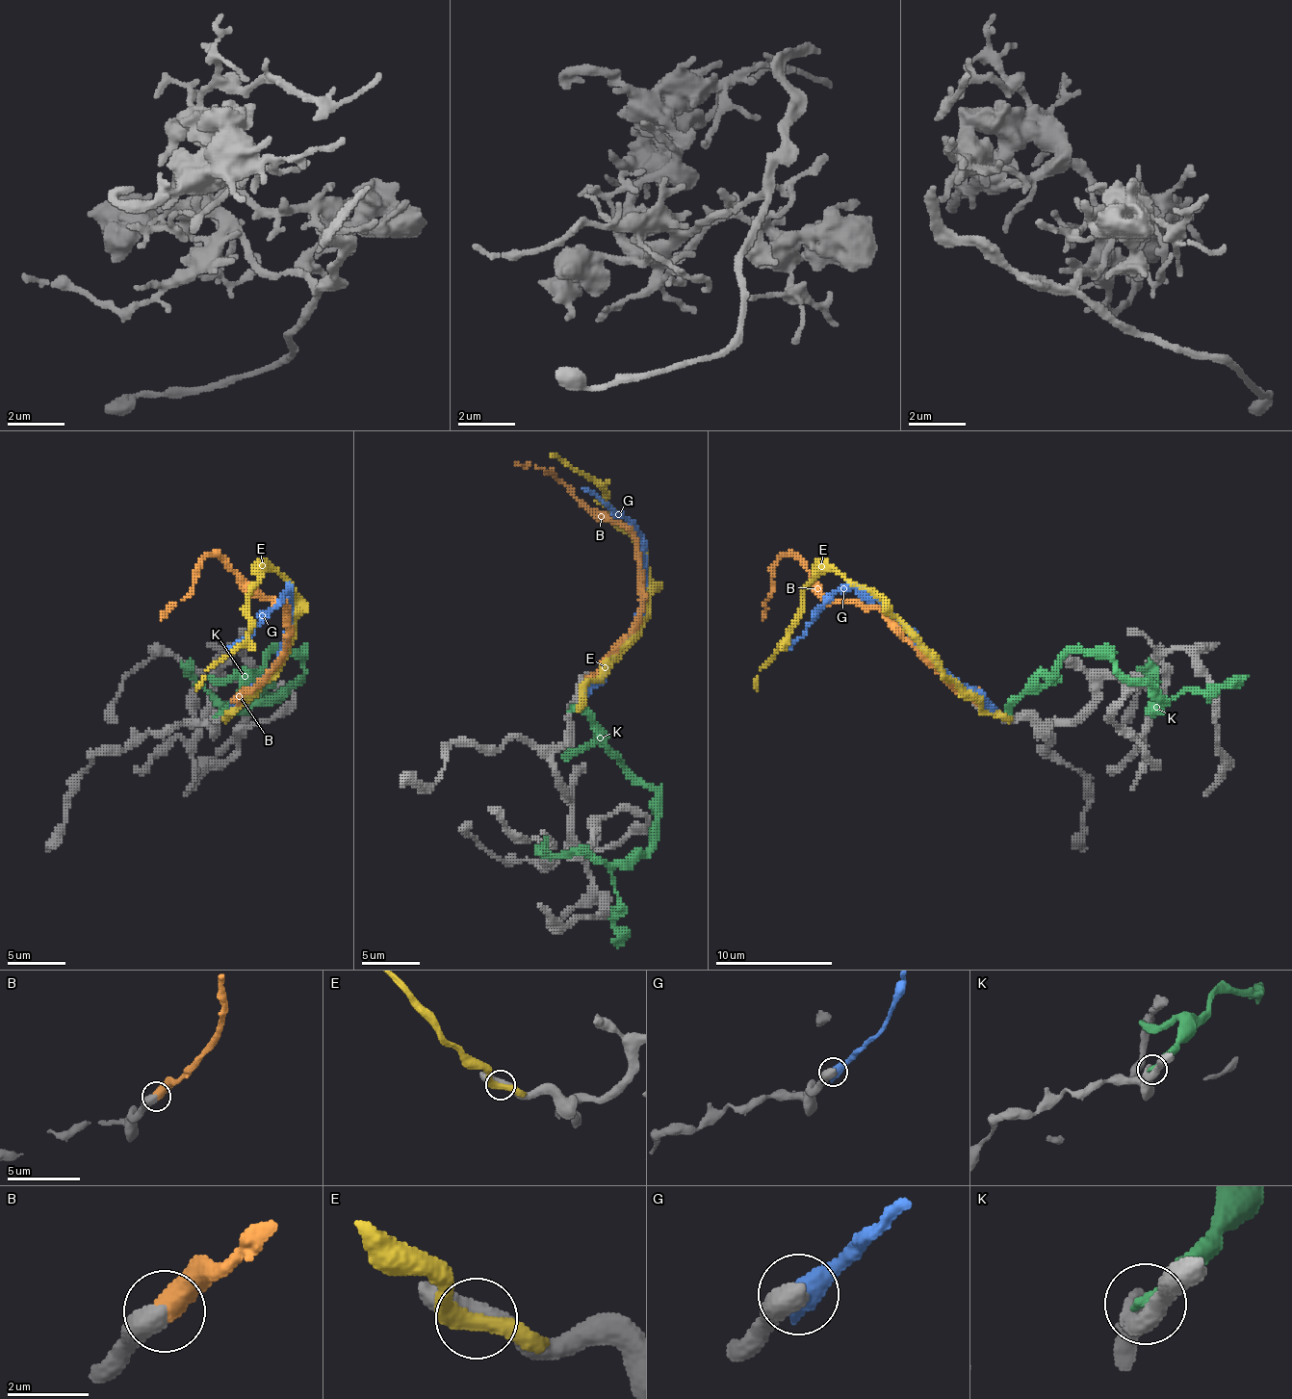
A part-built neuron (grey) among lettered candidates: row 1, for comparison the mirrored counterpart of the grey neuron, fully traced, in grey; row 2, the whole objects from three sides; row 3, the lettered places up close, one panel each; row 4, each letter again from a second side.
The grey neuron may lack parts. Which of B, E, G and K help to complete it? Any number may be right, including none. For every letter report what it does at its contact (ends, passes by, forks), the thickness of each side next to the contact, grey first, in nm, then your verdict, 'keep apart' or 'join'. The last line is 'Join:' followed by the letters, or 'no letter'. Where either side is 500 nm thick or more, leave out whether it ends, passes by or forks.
B: calibres 600 and 550 nm; join
E: it passes by; calibres 440 and 400 nm; keep apart
G: calibres 650 and 650 nm; keep apart
K: it ends; calibres 440 and 400 nm; keep apart
Join: B

